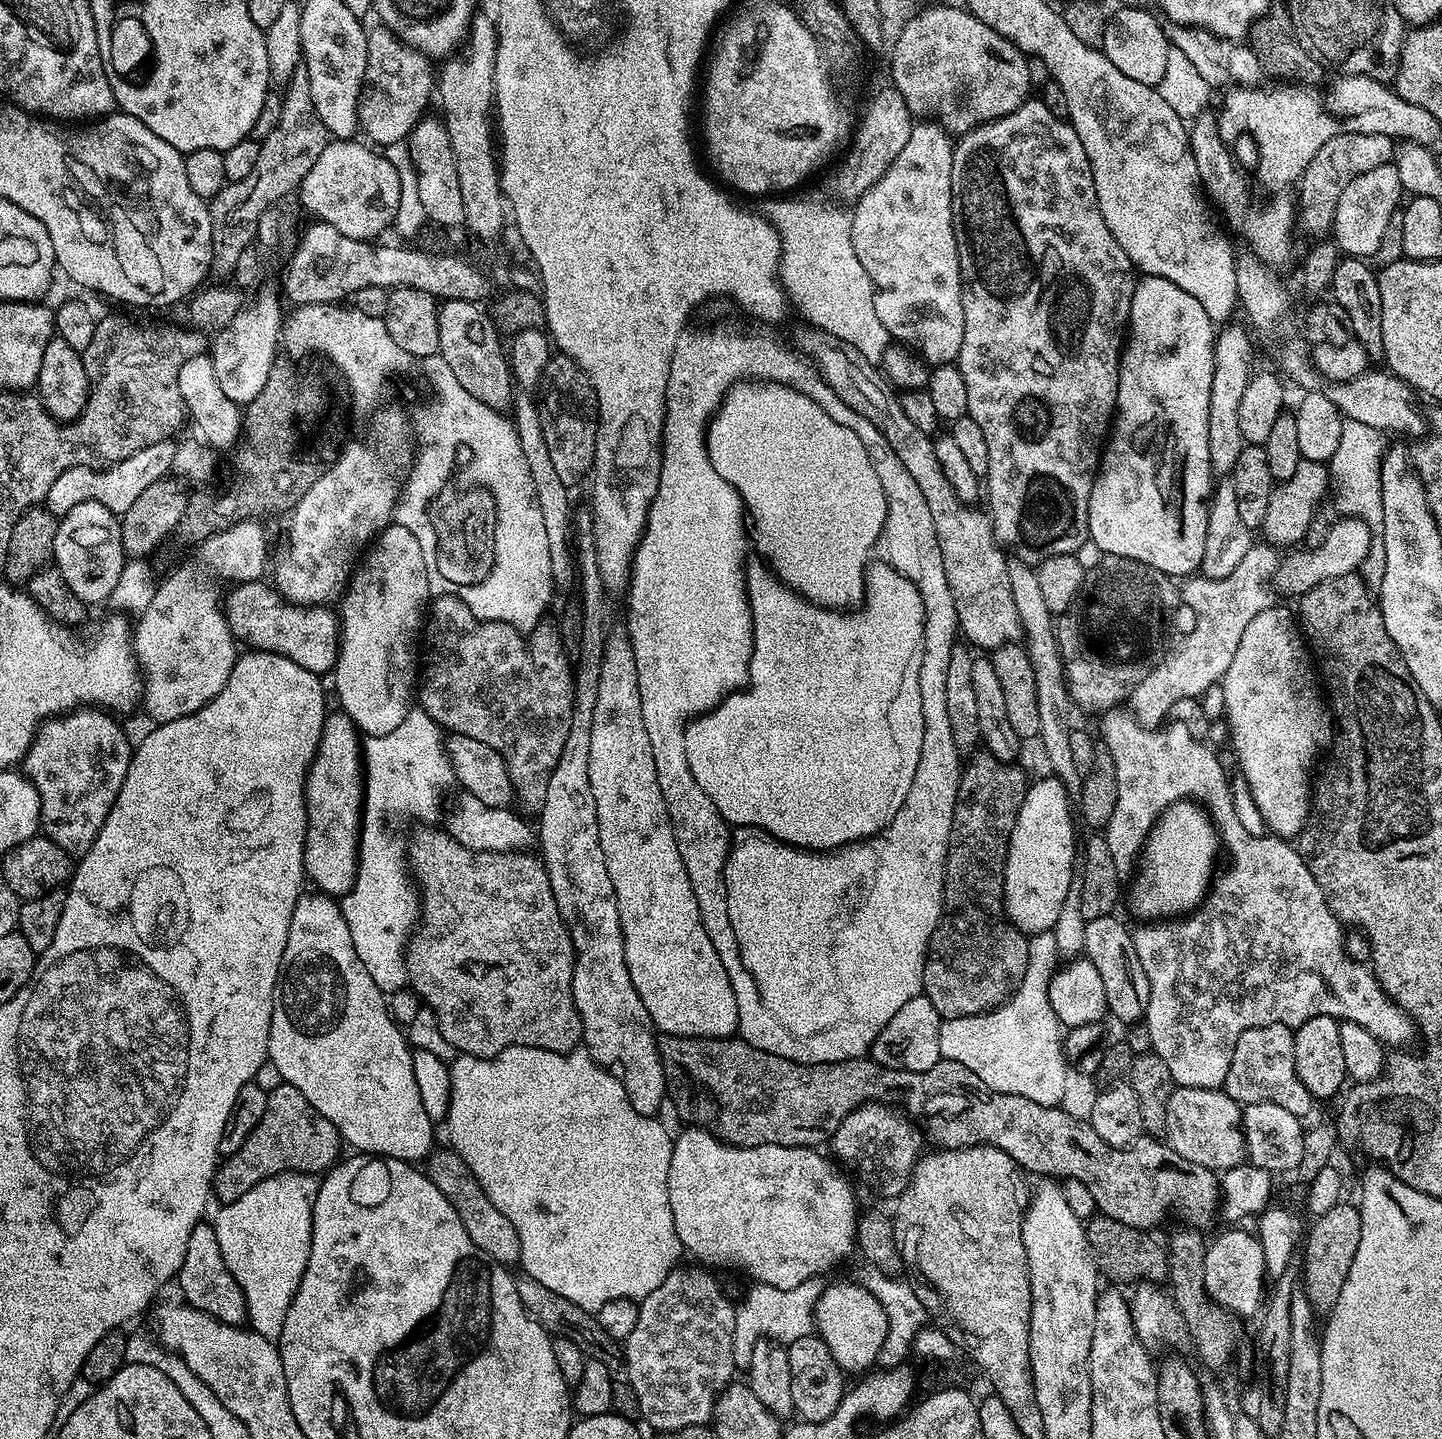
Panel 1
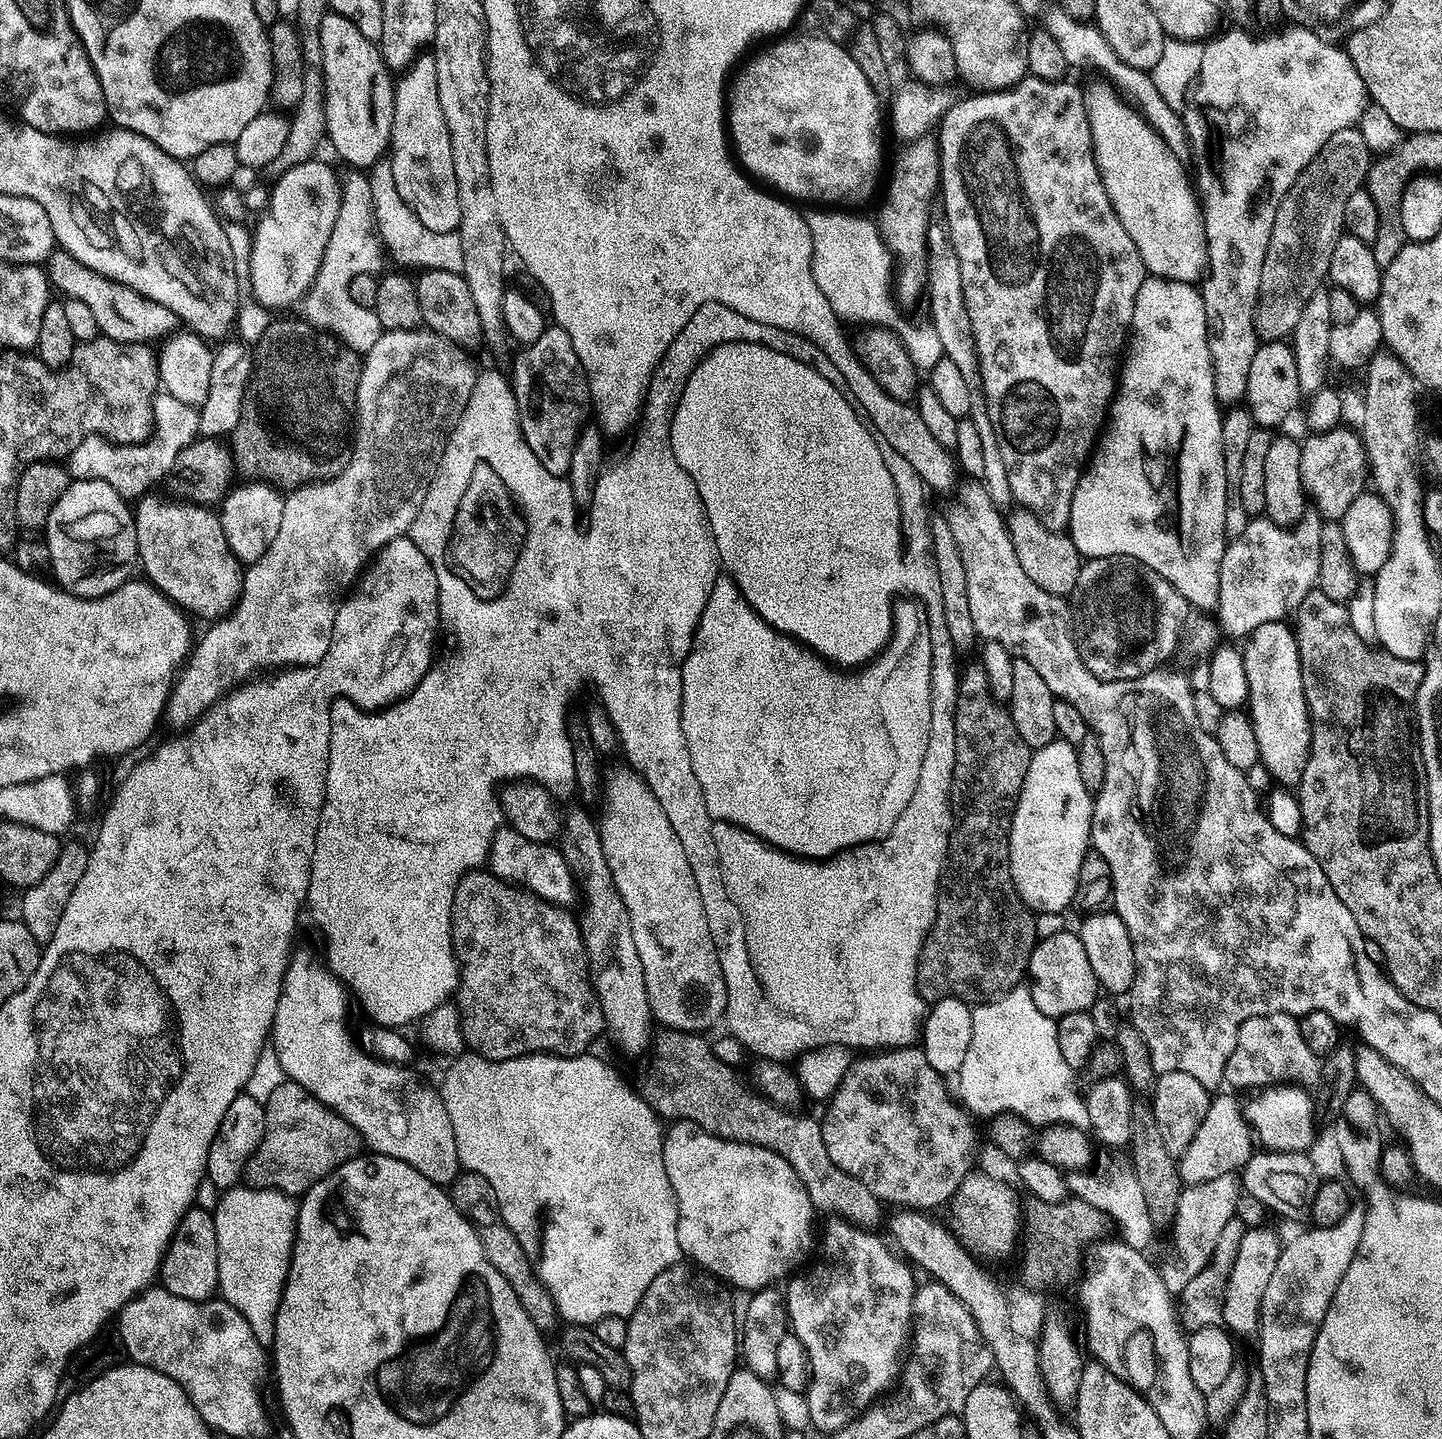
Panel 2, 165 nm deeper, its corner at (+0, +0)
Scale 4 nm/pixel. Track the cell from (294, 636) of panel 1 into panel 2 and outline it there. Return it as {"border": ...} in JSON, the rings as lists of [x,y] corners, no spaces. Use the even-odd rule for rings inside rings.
{"border":[[[145,494],[134,504],[138,560],[142,572],[144,568],[143,575],[193,617],[215,622],[228,615],[240,601],[242,561],[230,550],[219,515],[203,504],[171,504],[152,495]]]}

